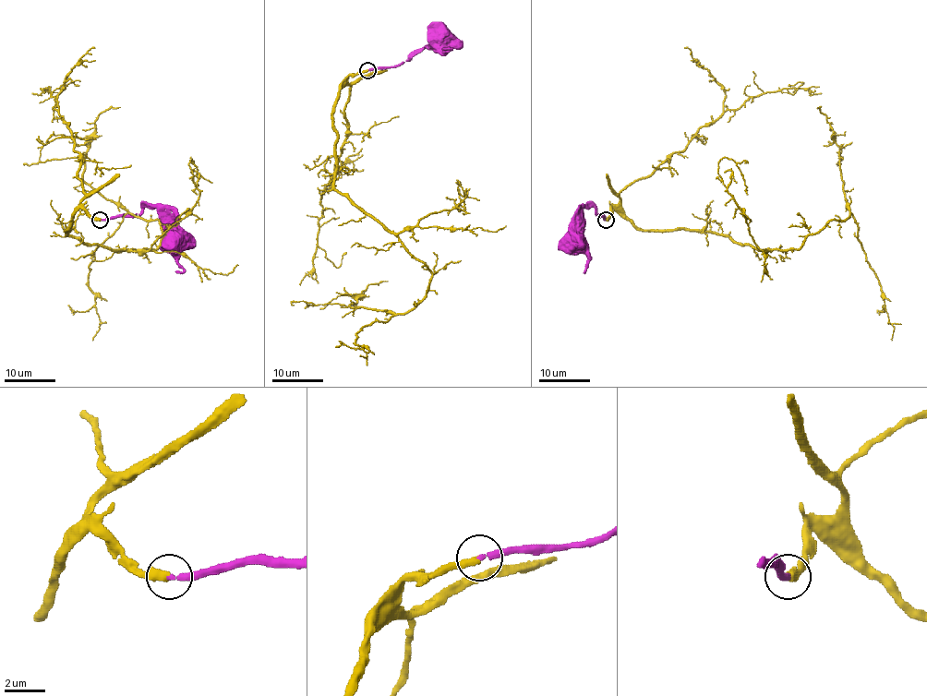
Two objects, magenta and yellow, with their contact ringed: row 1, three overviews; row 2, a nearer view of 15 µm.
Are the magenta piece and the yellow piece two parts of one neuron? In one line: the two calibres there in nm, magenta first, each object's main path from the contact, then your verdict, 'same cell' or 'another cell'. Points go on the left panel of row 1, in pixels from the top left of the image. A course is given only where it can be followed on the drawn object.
calibres 320 and 420 nm; course magenta (101, 219), (131, 217), (139, 214), (145, 206), (154, 206), (169, 224), (169, 238), (173, 244); course yellow (101, 219), (78, 209), (67, 234), (117, 250), (164, 234), (127, 212), (95, 250), (92, 340); same cell

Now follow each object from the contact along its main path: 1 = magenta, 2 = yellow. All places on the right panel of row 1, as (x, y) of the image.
1: (606, 219), (592, 206), (584, 206), (581, 238), (575, 244)
2: (606, 219), (619, 209), (642, 229), (688, 228), (762, 250), (799, 248), (850, 212), (884, 294), (891, 340)

